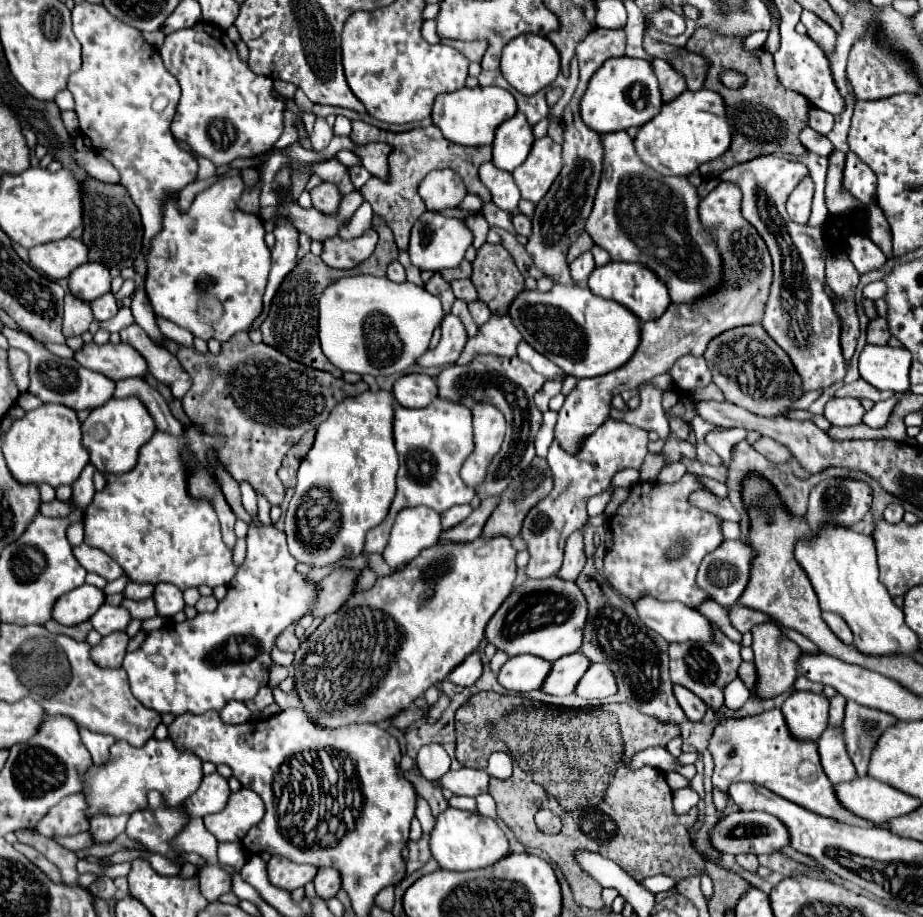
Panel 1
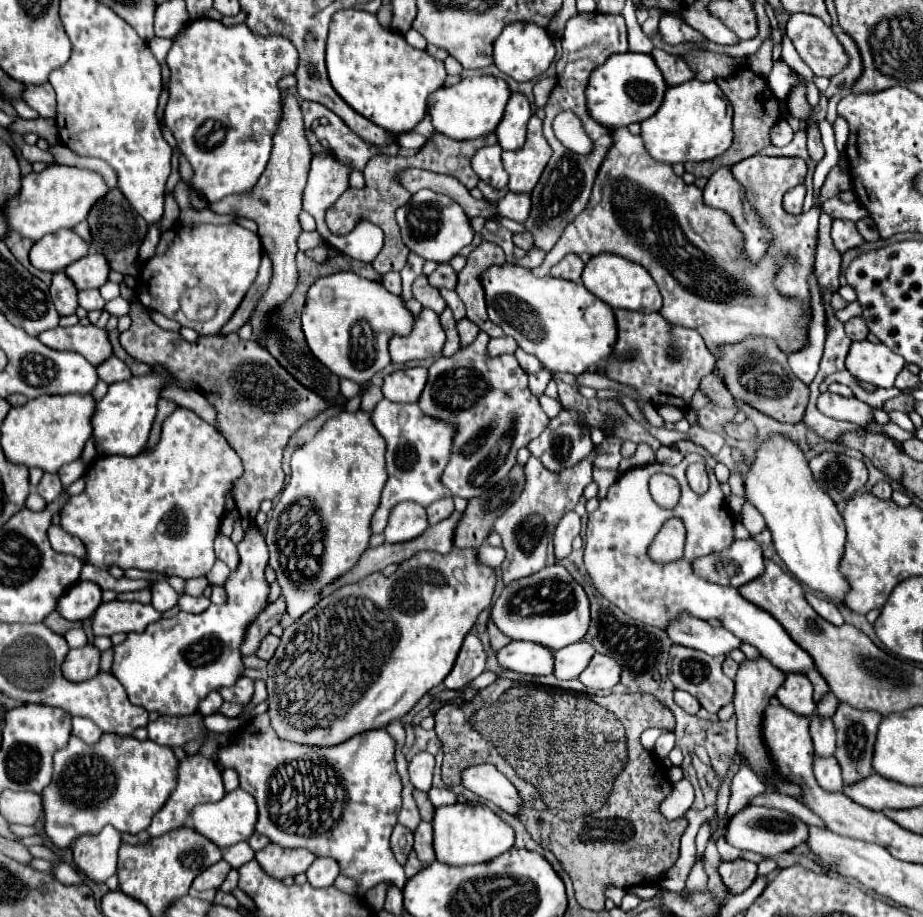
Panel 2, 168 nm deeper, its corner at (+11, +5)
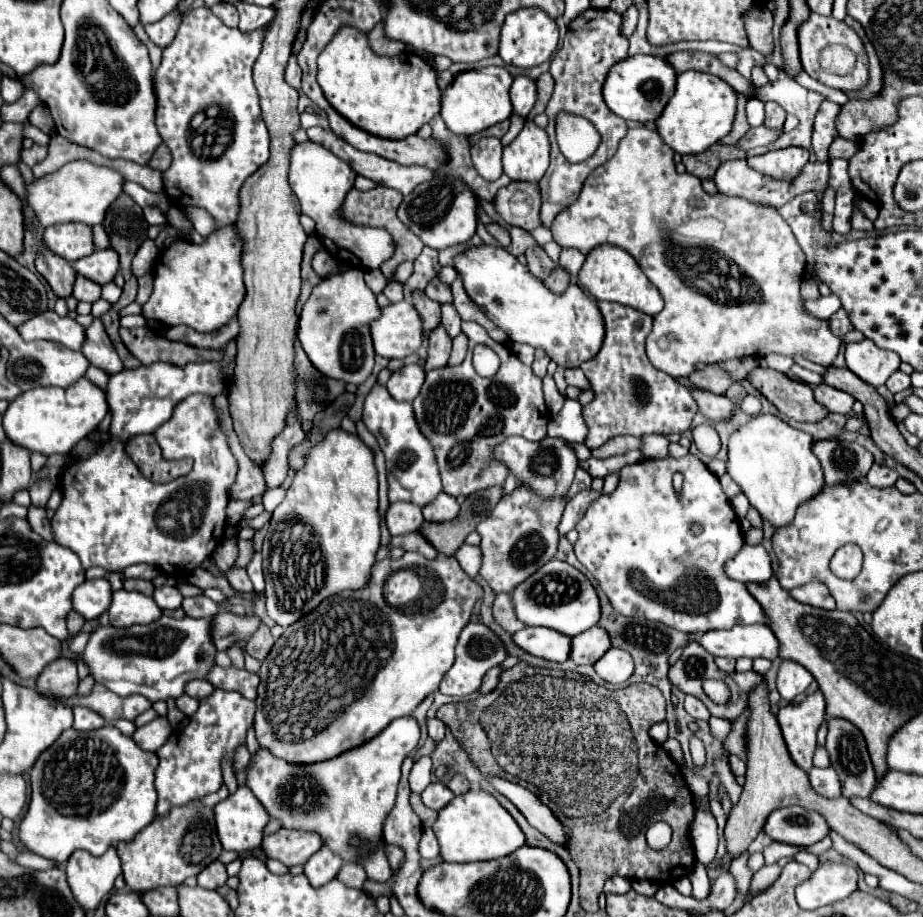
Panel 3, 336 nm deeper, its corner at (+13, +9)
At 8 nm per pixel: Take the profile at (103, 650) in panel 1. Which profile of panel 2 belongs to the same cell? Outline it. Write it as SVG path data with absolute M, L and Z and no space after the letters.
M86 645L80 649L70 649L62 663L62 675L68 681L88 681L98 675L100 651L94 645Z

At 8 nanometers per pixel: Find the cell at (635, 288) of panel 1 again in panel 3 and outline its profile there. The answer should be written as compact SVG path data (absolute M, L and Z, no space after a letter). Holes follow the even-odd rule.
M598 245L596 249L592 249L586 255L586 261L578 273L578 283L584 289L588 289L588 293L598 301L616 301L648 315L656 315L658 311L662 311L660 291L648 281L648 277L642 273L634 257L630 257L630 253L626 253L620 247ZM604 295L612 295L612 299L604 299Z

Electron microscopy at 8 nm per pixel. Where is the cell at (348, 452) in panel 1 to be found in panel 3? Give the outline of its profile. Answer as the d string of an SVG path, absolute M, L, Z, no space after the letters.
M338 427L326 433L318 445L312 445L304 457L304 467L296 471L284 501L272 513L262 547L266 609L268 615L282 627L292 625L302 615L318 607L322 599L340 593L342 589L366 587L370 569L376 563L376 551L380 547L378 471L374 463L374 451L364 445L358 435Z

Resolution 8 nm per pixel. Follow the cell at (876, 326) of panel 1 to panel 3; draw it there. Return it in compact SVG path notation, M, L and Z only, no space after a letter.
M844 309L836 311L836 313L830 317L830 329L832 329L832 333L838 335L838 337L844 337L848 331L854 329L854 327L850 325L850 317L846 317L846 311L844 311Z

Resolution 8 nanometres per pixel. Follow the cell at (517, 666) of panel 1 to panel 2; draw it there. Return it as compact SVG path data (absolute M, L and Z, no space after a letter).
M512 641L498 651L502 667L528 673L528 675L550 675L554 671L554 651L532 641Z

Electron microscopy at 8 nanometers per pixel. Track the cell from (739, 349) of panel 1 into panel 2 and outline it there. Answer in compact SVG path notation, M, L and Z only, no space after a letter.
M748 339L744 345L732 345L732 349L724 349L724 357L718 361L714 373L726 381L734 399L746 401L764 415L782 423L800 423L804 419L810 389L792 373L788 355L780 353L772 341Z

